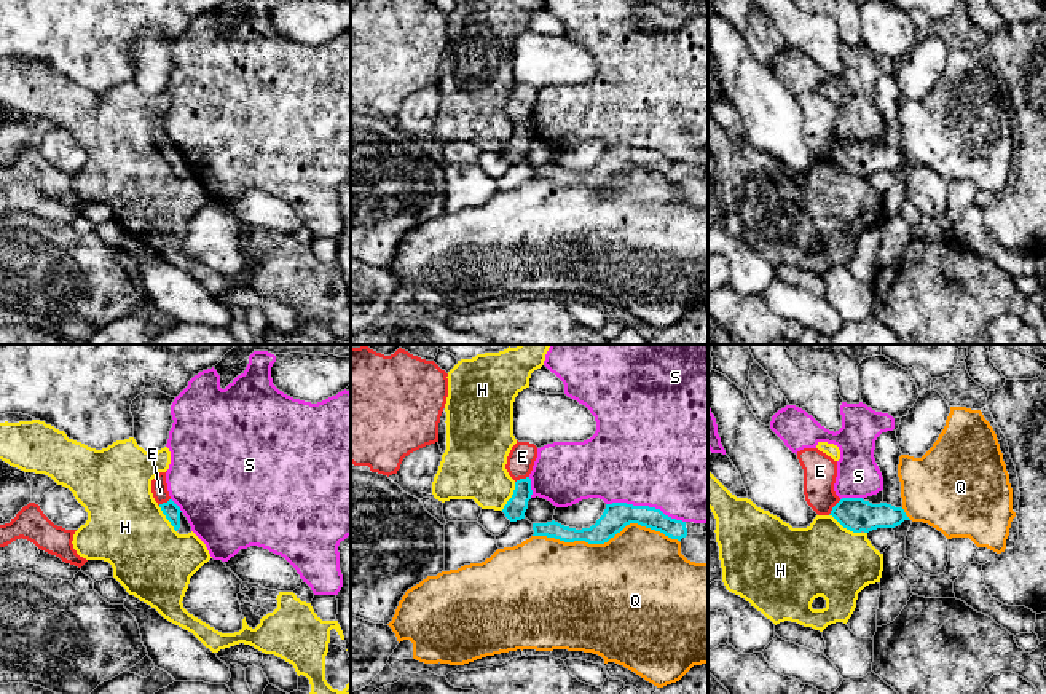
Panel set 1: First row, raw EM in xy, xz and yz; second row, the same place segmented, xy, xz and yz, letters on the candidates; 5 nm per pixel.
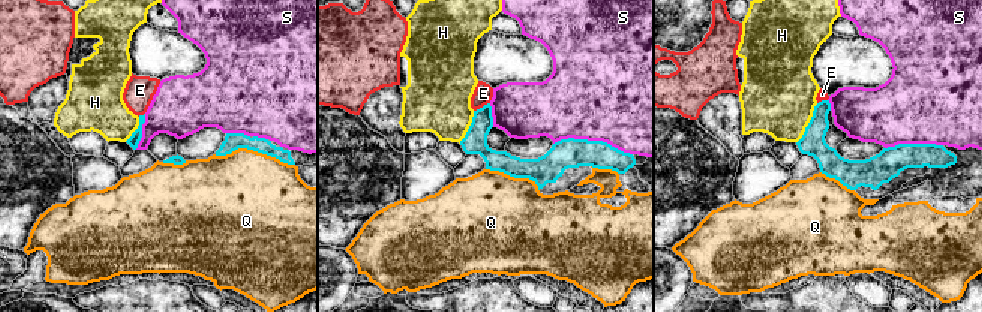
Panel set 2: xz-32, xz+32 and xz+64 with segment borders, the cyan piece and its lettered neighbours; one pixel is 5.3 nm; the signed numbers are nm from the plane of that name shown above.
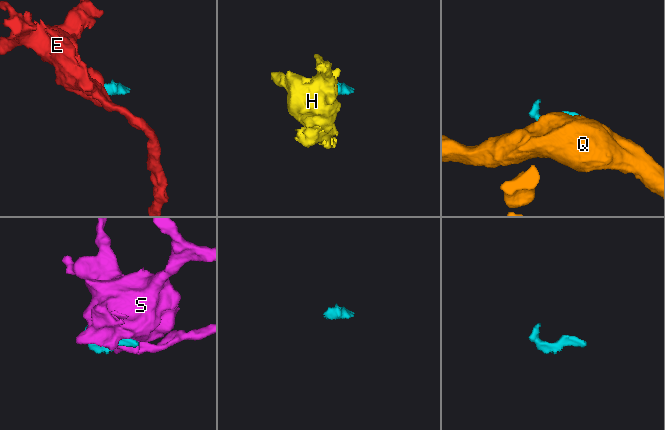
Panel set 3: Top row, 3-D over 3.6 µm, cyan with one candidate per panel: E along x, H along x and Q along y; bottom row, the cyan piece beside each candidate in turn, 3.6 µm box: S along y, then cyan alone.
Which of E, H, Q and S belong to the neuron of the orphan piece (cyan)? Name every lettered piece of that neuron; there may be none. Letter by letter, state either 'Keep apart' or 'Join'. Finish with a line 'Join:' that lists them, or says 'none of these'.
E: Keep apart
H: Join
Q: Keep apart
S: Keep apart
Join: H

